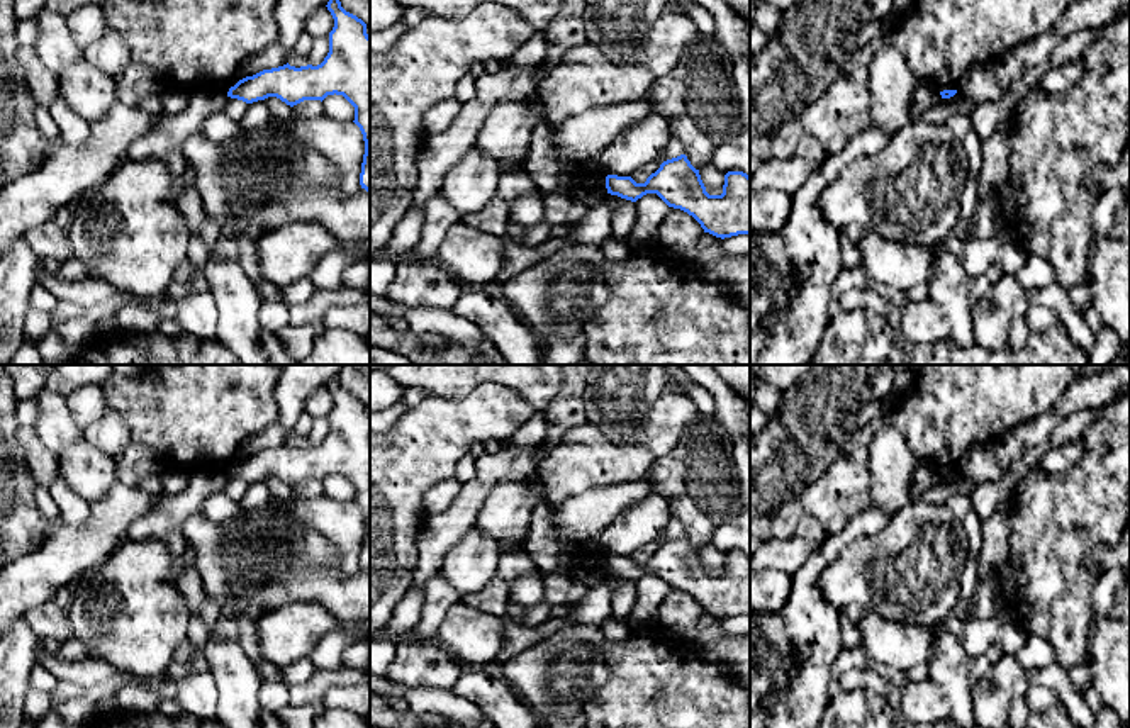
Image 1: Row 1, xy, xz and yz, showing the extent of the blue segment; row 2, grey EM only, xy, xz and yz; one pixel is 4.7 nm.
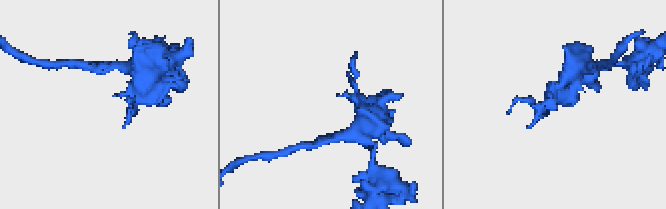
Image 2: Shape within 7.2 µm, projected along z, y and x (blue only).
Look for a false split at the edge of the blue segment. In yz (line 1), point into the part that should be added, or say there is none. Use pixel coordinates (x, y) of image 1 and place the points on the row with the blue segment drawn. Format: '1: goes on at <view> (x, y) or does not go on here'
1: does not go on here

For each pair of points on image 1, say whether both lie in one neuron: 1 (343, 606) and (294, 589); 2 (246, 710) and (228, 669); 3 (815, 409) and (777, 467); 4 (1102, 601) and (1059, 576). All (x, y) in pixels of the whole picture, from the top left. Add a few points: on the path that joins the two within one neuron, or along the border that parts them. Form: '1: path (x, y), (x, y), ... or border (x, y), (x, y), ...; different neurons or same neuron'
1: path (331, 594), (326, 589), (306, 589); same neuron
2: path (238, 700), (236, 679); same neuron
3: path (813, 423), (789, 453); same neuron
4: border (1100, 576), (1093, 588), (1093, 620); different neurons

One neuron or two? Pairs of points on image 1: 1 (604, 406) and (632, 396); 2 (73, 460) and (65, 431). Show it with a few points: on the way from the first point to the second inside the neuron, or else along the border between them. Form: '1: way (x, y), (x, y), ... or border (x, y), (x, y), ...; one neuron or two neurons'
1: way (611, 401), (625, 396); one neuron
2: border (83, 438), (73, 440), (56, 455); two neurons

